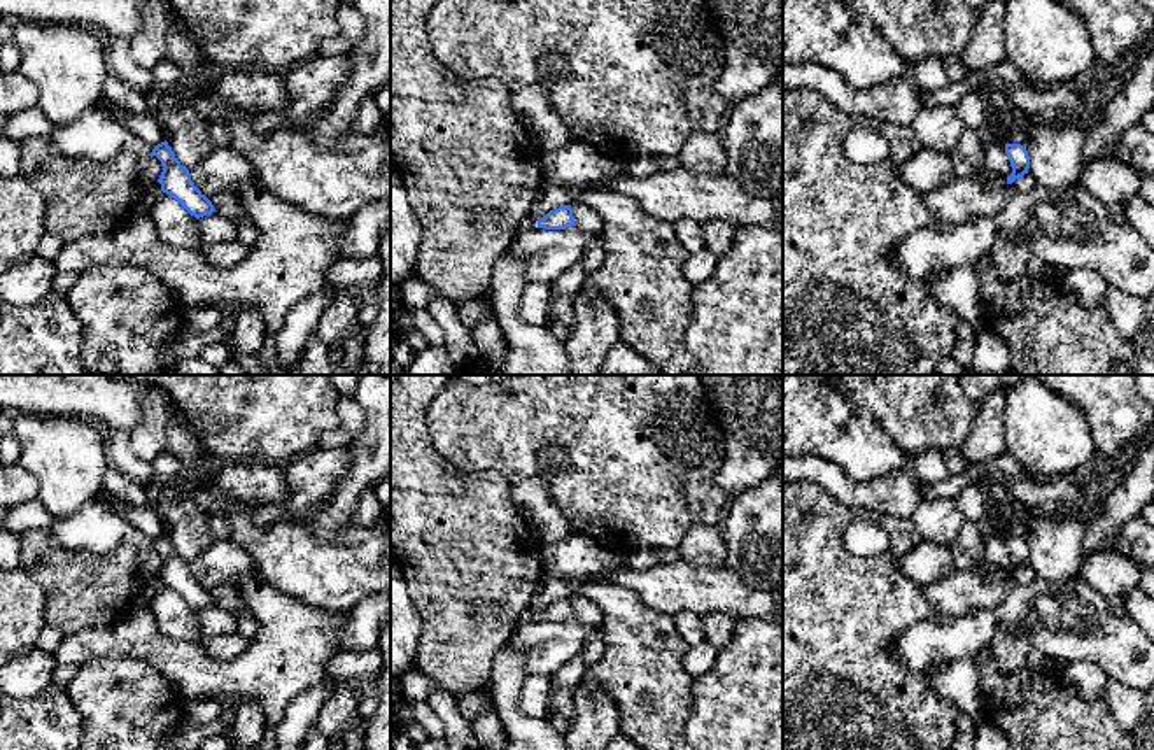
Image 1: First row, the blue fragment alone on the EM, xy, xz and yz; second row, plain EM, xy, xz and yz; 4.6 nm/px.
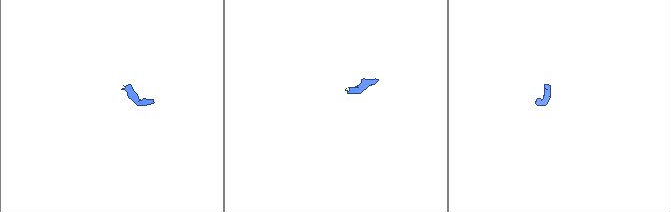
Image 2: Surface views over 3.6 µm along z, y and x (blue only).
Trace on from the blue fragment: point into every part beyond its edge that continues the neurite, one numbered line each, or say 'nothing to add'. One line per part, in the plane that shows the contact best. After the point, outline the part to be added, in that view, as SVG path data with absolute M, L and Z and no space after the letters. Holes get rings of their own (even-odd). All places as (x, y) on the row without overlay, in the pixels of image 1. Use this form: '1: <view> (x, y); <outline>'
1: xy (95, 526); M100 499L82 505L68 519L54 519L49 531L63 547L95 554L112 552L121 545L144 550L154 541Z

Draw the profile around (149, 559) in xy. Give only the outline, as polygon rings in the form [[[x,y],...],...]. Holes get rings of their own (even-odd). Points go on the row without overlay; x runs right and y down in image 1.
[[[147,547],[138,552],[137,564],[140,573],[158,573],[163,564],[163,557],[156,548]]]

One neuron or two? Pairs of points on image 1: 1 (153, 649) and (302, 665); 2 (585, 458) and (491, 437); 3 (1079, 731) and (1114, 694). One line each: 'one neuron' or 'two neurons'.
1: one neuron
2: one neuron
3: two neurons

